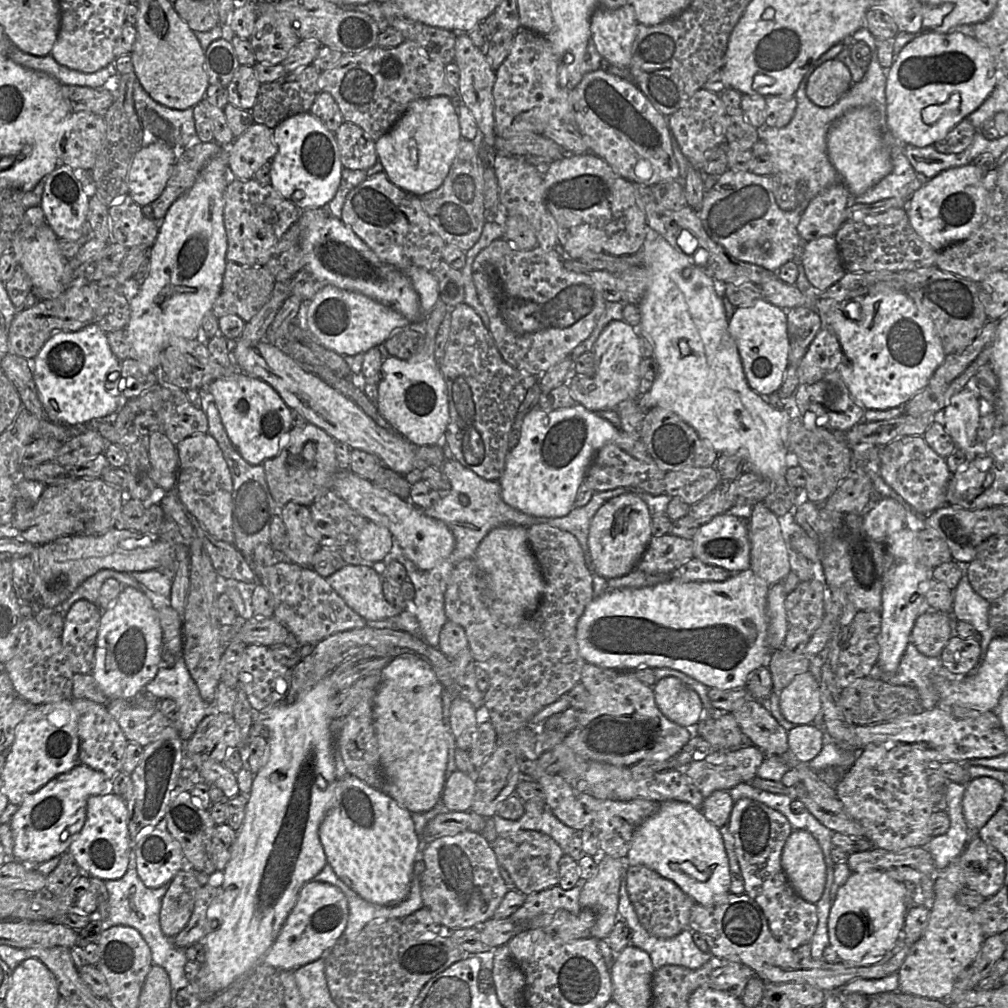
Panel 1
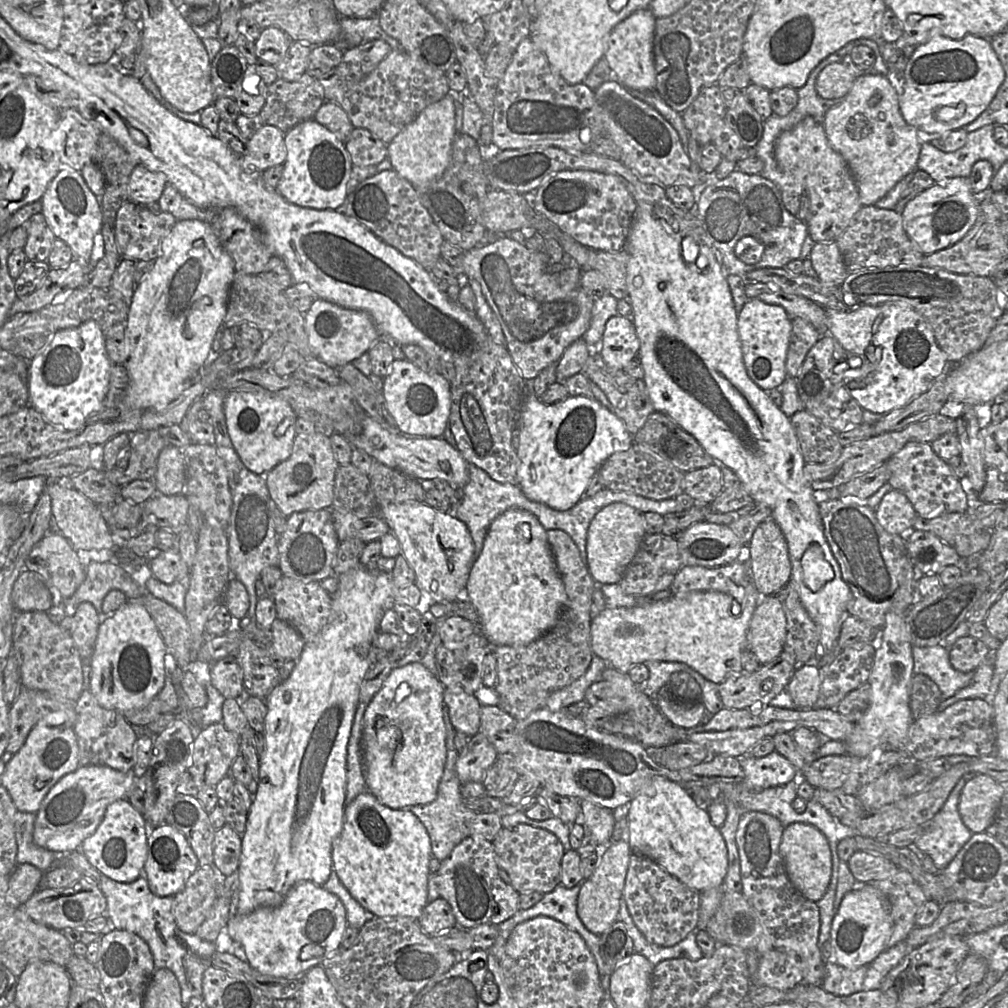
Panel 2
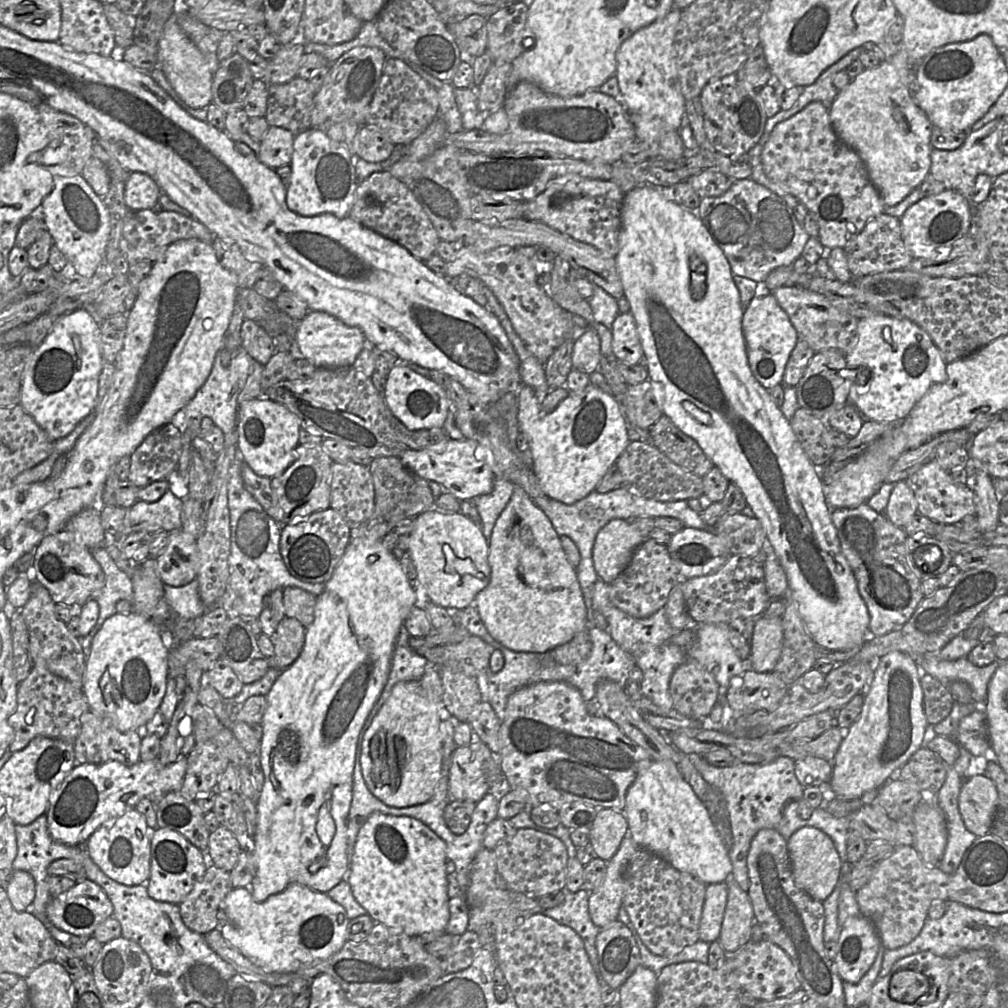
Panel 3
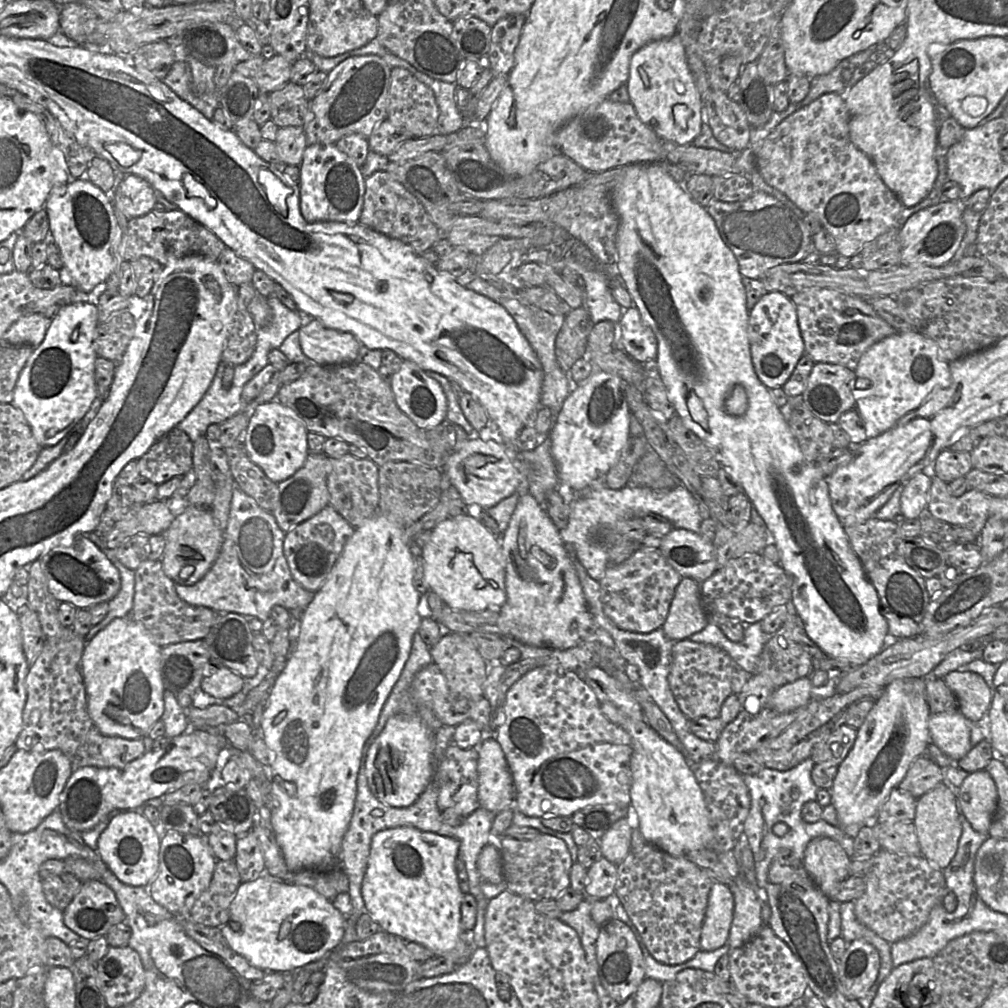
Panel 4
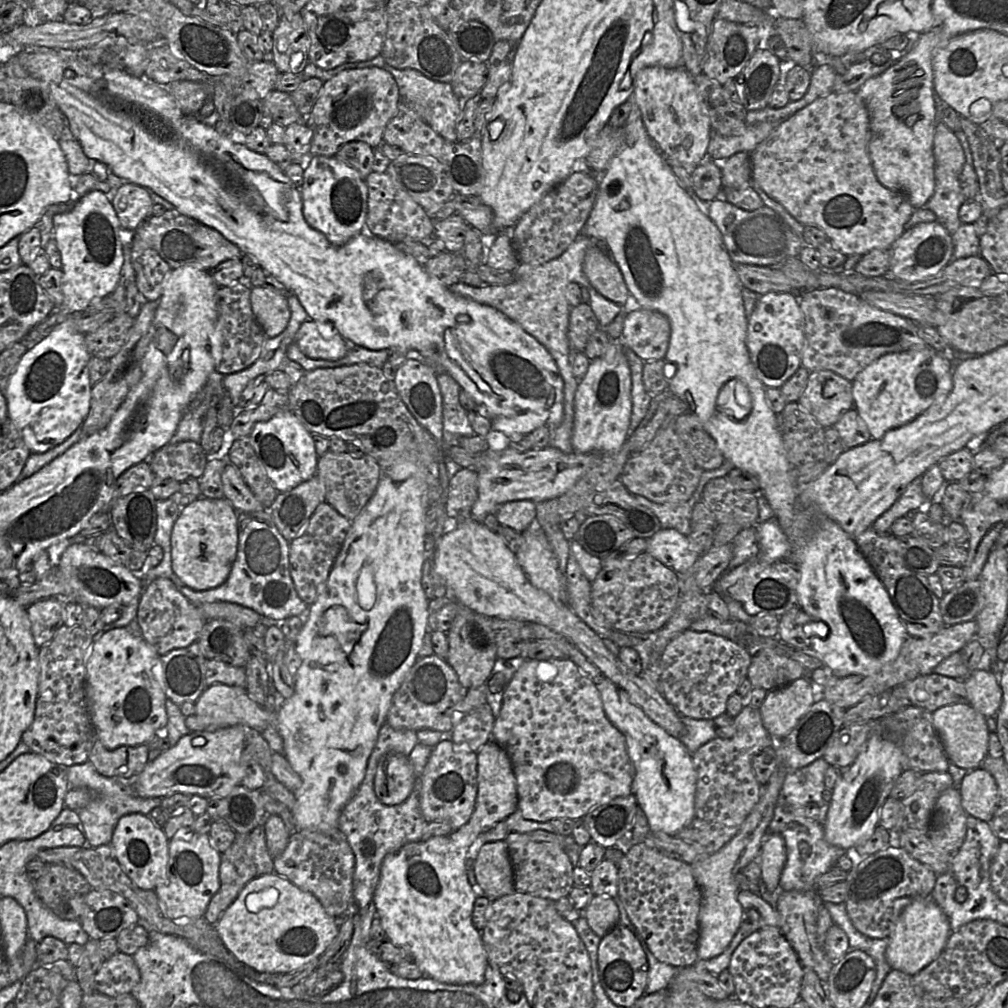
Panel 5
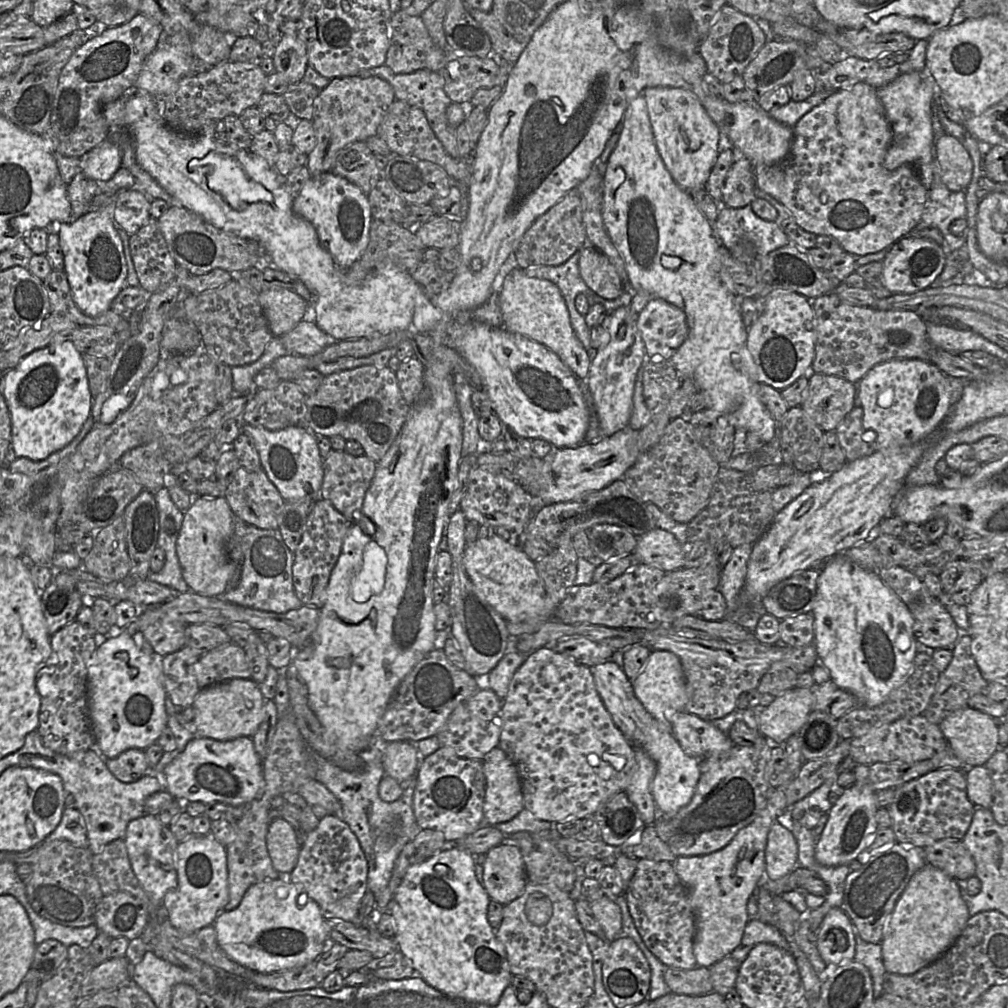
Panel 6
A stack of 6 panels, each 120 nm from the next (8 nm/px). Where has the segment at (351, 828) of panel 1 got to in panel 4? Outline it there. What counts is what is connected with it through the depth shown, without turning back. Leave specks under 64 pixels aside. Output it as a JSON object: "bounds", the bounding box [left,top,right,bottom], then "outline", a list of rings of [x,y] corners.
{"bounds":[361,826,477,967],"outline":[[[408,826],[379,831],[371,841],[361,887],[368,914],[385,932],[421,944],[437,956],[452,960],[457,967],[466,964],[477,948],[472,939],[472,931],[465,932],[461,926],[461,904],[465,894],[460,889],[455,866],[459,846],[460,842],[455,838],[423,832]]]}

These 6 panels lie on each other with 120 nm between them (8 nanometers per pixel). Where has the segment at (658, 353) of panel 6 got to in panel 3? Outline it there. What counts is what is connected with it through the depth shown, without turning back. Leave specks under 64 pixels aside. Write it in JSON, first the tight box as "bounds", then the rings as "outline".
{"bounds":[611,312,644,365],"outline":[[[631,312],[618,314],[611,333],[611,349],[617,360],[630,365],[643,363],[644,353]]]}

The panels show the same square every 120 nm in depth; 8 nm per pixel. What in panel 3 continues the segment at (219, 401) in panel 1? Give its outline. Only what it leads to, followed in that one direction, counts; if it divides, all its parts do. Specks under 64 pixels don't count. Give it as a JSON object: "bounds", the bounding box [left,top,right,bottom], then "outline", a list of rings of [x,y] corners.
{"bounds":[236,398,299,478],"outline":[[[255,398],[238,405],[236,432],[239,455],[257,475],[273,478],[283,473],[297,458],[299,418],[286,406],[269,398]]]}

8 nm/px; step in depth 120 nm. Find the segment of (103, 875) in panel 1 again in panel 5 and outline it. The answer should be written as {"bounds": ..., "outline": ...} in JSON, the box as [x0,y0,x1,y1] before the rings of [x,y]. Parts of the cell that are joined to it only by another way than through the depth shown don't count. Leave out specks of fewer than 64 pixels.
{"bounds":[110,815,169,890],"outline":[[[148,815],[122,816],[112,835],[110,844],[123,871],[135,885],[143,890],[155,890],[163,882],[169,860],[169,839],[163,829],[154,825]]]}

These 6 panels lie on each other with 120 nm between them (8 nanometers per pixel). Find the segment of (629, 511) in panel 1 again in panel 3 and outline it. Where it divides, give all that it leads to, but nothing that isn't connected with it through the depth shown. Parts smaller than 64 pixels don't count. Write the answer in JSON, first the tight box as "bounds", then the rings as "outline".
{"bounds":[592,519,644,584],"outline":[[[612,519],[597,534],[592,557],[599,578],[611,584],[626,568],[644,536],[629,520]]]}

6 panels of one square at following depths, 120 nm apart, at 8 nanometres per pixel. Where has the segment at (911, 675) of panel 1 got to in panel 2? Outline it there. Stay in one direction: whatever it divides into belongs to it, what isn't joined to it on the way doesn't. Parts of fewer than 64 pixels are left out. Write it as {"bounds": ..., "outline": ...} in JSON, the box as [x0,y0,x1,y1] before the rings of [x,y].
{"bounds":[912,645,975,700],"outline":[[[940,645],[912,647],[913,673],[929,677],[940,689],[943,700],[968,686],[975,671],[963,673],[955,670],[949,660],[949,649]]]}

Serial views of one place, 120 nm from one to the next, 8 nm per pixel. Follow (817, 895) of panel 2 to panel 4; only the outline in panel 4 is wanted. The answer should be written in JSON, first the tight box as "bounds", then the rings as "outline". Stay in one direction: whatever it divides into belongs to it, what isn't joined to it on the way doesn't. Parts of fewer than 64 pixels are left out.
{"bounds":[802,837,850,896],"outline":[[[816,837],[807,844],[802,864],[826,896],[849,876],[850,857],[828,837]]]}

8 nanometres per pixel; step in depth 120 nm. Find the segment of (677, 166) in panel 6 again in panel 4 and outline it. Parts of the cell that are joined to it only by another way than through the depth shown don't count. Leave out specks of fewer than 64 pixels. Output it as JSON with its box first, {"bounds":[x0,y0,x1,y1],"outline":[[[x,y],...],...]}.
{"bounds":[626,33,706,145],"outline":[[[678,33],[667,39],[652,41],[632,55],[626,87],[637,116],[660,139],[690,145],[701,133],[702,125],[706,123],[702,98],[687,65]]]}

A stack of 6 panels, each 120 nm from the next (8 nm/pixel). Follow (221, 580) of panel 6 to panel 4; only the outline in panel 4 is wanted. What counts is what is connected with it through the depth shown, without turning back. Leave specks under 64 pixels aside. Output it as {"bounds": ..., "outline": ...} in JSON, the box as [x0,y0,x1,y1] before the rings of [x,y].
{"bounds":[161,505,224,586],"outline":[[[182,505],[169,528],[162,533],[166,547],[161,557],[164,573],[175,583],[191,586],[201,580],[210,570],[221,550],[224,532],[217,526],[209,510]]]}

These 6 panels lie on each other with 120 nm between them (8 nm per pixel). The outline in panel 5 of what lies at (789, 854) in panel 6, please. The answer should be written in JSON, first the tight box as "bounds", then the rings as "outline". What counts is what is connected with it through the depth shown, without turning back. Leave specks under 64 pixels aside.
{"bounds":[758,833,787,892],"outline":[[[778,833],[765,834],[758,855],[761,879],[769,892],[779,887],[781,873],[787,860],[784,838]]]}

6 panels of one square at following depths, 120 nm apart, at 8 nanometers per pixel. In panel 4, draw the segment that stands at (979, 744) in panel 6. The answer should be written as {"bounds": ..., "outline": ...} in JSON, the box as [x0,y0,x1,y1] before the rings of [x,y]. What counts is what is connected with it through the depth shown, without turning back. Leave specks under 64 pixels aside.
{"bounds":[930,710,973,761],"outline":[[[960,710],[931,714],[930,739],[944,754],[958,761],[973,747],[970,742],[972,723]]]}

